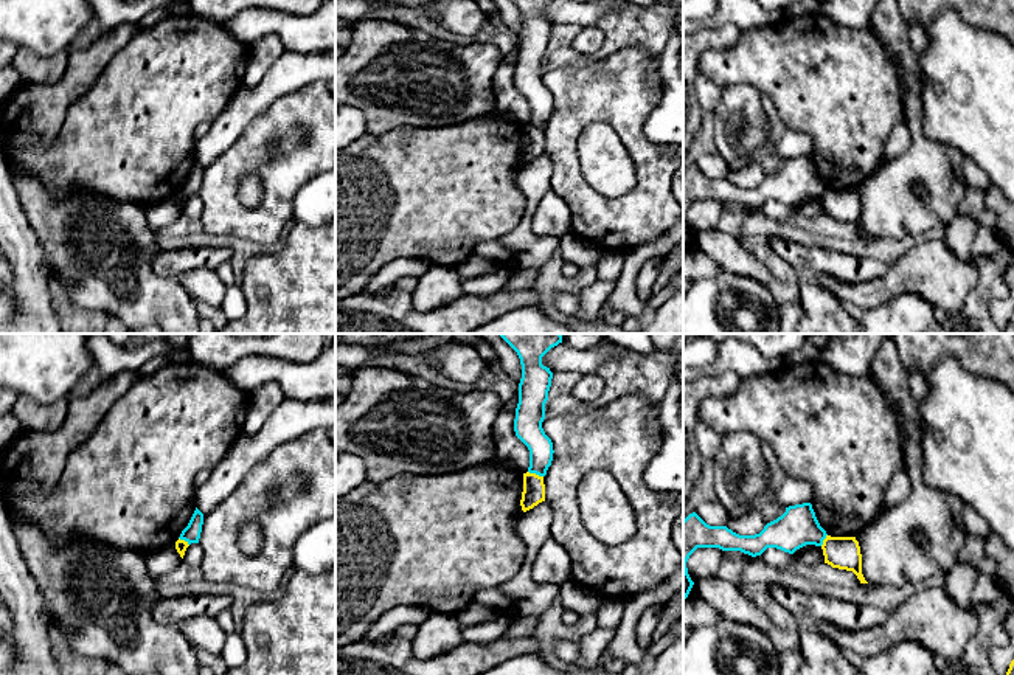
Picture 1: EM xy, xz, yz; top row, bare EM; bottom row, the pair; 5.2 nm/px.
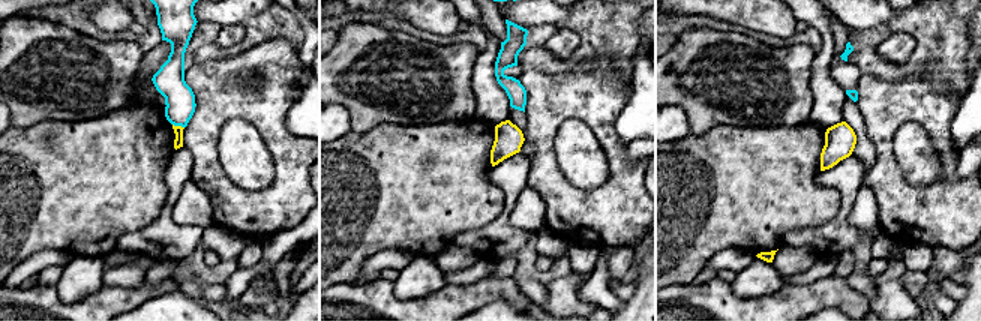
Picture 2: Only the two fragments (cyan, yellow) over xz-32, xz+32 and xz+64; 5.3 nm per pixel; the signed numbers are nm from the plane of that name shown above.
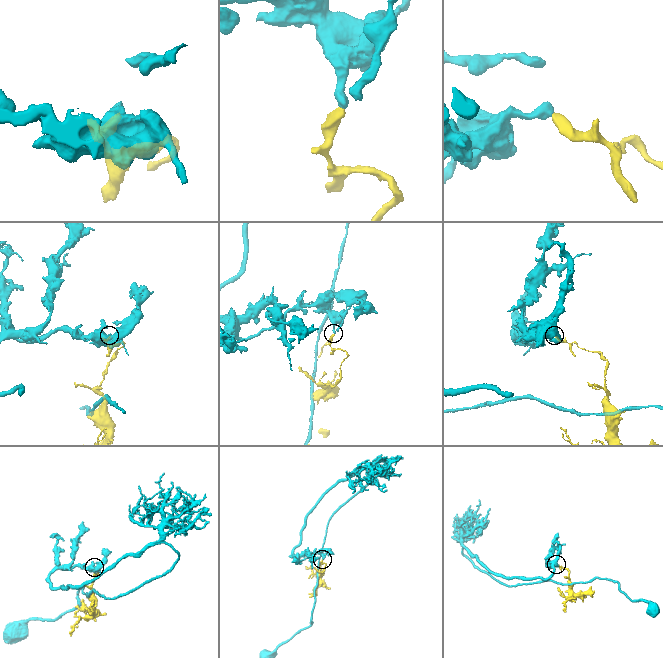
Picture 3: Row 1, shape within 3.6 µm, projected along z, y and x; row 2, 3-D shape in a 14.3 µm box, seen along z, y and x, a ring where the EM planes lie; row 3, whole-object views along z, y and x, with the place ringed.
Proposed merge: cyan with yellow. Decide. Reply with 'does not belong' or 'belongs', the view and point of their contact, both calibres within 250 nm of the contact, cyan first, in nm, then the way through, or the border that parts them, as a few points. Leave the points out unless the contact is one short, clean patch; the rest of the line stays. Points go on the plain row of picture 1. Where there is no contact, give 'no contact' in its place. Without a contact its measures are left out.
does not belong; contact xz (536, 126); calibres 140 and 120 nm; border xz (528, 123), (542, 129)

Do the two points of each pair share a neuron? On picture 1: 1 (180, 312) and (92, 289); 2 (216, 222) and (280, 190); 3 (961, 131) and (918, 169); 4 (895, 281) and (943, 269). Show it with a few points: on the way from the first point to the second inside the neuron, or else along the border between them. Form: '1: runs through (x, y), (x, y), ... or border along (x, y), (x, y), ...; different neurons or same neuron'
1: runs through (159, 301), (143, 298), (131, 289), (114, 289); same neuron
2: runs through (233, 221), (256, 221), (270, 207); same neuron
3: border along (923, 117), (923, 131), (946, 148); different neurons
4: runs through (907, 275), (916, 270), (930, 270); same neuron

